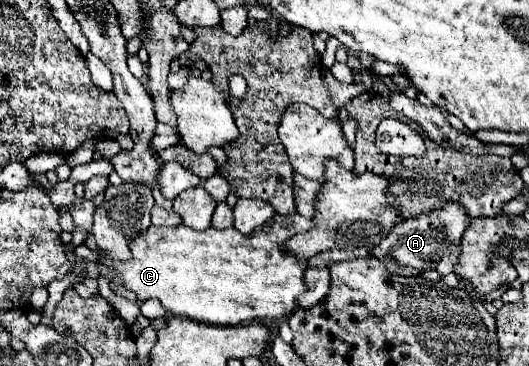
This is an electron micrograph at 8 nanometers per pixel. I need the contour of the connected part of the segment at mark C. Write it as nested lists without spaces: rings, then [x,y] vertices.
[[[301,215],[269,219],[269,223],[257,227],[257,231],[253,231],[251,235],[241,235],[237,229],[209,227],[205,231],[195,231],[185,225],[171,227],[171,229],[151,225],[141,237],[129,243],[133,259],[117,263],[107,259],[99,251],[99,261],[103,265],[111,265],[119,273],[123,285],[131,289],[139,301],[157,297],[171,315],[179,315],[179,317],[187,317],[187,319],[211,323],[211,325],[241,325],[241,323],[265,319],[265,317],[281,319],[291,315],[299,307],[297,299],[307,291],[307,283],[305,283],[307,259],[299,259],[291,251],[285,251],[285,243],[295,233],[309,231],[311,227],[313,223],[303,219]]]

